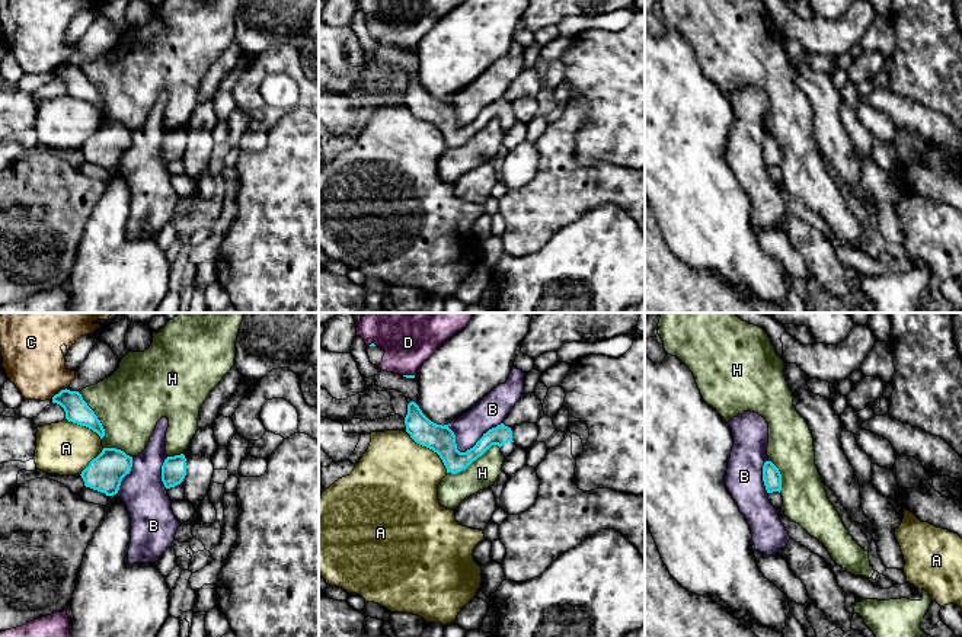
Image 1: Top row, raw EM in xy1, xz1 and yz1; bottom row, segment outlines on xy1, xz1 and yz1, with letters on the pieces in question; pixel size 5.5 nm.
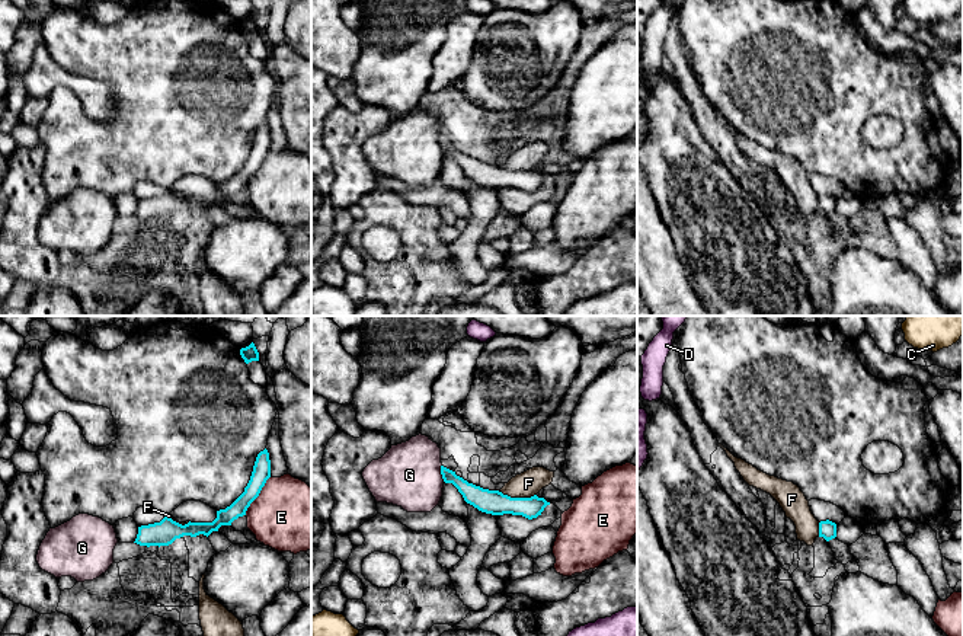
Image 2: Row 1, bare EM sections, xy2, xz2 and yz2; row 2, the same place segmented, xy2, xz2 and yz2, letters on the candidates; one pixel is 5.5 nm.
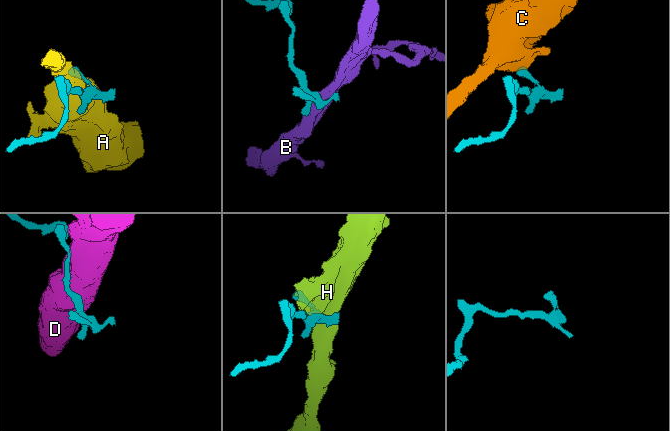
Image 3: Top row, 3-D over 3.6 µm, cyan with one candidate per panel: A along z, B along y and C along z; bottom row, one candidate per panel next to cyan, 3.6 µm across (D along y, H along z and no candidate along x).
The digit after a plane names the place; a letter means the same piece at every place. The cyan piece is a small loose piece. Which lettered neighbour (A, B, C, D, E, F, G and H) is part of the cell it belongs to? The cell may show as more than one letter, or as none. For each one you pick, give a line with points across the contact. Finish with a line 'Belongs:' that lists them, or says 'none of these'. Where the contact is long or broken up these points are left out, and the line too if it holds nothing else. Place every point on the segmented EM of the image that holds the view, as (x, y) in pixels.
Belongs: none of these

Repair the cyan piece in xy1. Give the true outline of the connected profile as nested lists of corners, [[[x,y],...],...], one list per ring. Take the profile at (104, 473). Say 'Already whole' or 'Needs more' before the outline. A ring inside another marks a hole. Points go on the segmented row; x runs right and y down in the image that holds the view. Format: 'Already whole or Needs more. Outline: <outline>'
Already whole. Outline: [[[103,448],[82,471],[86,487],[114,496],[118,493],[122,478],[130,474],[132,457],[116,448]]]

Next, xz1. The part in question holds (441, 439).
Needs more. Outline: [[[415,401],[408,404],[408,414],[405,417],[406,432],[410,438],[440,455],[447,473],[457,474],[466,470],[473,461],[482,457],[492,445],[501,448],[502,455],[506,458],[517,445],[512,441],[511,428],[504,423],[489,429],[476,442],[476,445],[466,452],[460,452],[456,444],[456,435],[448,425],[437,425],[431,422],[419,409]]]

